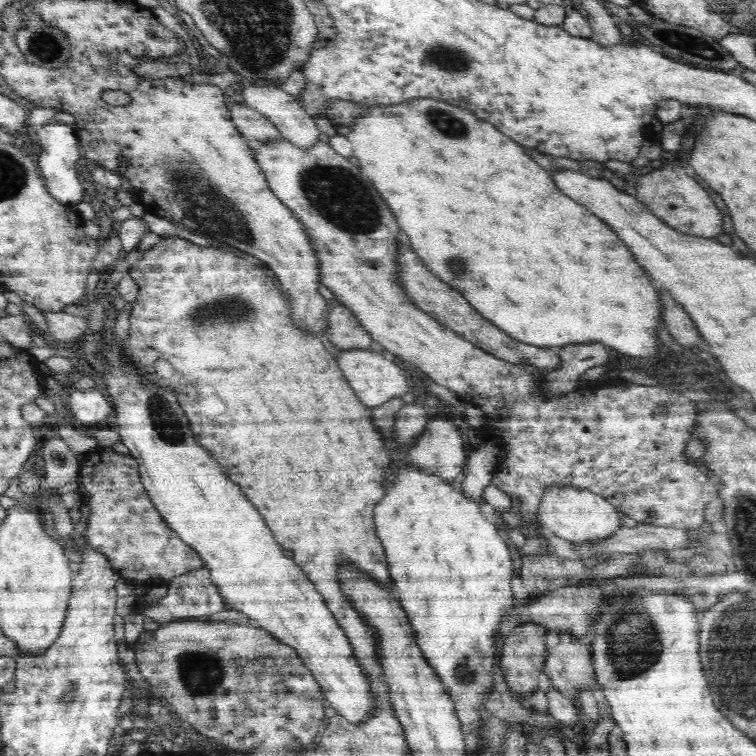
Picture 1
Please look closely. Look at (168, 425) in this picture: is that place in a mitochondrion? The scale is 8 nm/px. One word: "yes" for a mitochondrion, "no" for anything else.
yes

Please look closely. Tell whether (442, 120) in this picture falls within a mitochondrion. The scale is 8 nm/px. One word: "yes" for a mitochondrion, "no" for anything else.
yes

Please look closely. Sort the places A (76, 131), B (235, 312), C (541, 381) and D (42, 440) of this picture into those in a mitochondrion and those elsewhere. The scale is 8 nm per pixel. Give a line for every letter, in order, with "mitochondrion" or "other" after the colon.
A: other
B: mitochondrion
C: other
D: other

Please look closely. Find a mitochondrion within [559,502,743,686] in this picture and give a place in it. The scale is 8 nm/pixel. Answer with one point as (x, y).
(625, 636)

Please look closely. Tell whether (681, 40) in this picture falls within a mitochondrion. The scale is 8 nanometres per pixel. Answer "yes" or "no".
yes

